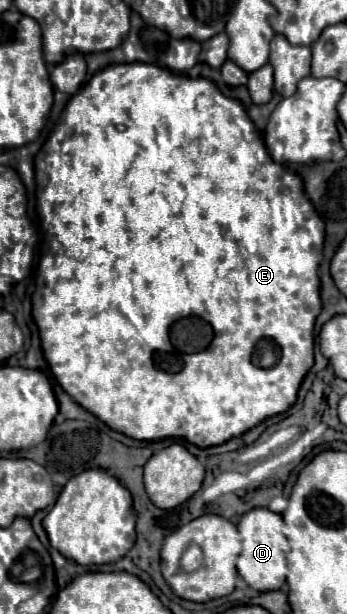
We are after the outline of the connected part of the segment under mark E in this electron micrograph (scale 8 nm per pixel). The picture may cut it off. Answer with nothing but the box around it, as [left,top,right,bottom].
[32,63,325,449]

